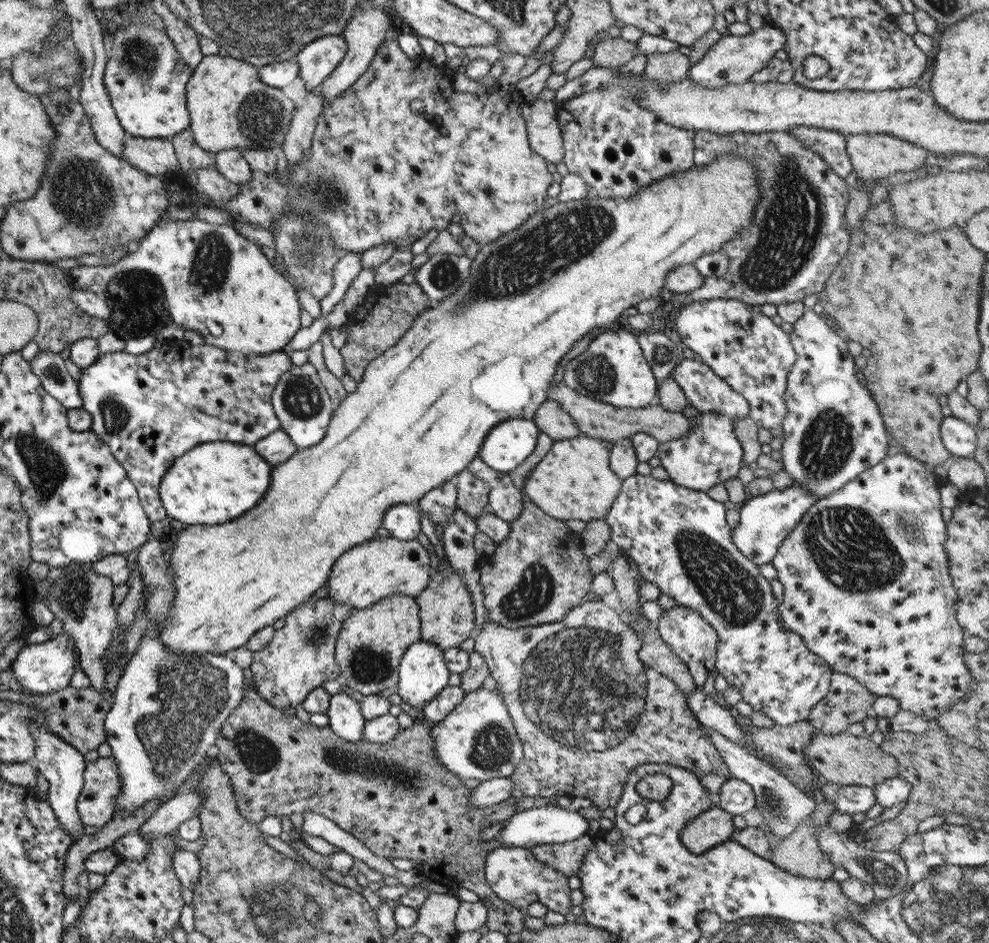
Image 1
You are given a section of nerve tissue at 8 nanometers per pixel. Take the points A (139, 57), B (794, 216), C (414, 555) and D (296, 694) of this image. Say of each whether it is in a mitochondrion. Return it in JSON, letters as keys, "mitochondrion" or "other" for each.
{"A":"mitochondrion","B":"mitochondrion","C":"other","D":"other"}

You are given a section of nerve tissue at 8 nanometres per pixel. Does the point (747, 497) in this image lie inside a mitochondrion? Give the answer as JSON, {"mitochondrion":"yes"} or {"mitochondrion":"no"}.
{"mitochondrion":"no"}

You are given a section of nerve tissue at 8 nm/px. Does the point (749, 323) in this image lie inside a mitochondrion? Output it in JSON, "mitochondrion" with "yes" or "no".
{"mitochondrion":"no"}

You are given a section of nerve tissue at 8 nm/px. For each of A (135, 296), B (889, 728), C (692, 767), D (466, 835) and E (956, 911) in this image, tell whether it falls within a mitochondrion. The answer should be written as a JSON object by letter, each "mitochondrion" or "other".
{"A":"mitochondrion","B":"other","C":"other","D":"other","E":"mitochondrion"}

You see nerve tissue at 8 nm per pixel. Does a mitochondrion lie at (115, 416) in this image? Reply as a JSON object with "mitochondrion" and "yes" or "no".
{"mitochondrion":"yes"}

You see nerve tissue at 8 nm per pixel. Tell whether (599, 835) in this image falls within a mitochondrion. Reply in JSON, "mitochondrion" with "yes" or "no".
{"mitochondrion":"no"}

